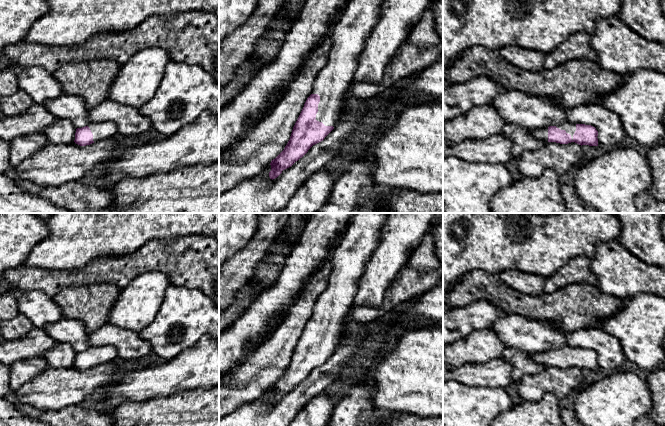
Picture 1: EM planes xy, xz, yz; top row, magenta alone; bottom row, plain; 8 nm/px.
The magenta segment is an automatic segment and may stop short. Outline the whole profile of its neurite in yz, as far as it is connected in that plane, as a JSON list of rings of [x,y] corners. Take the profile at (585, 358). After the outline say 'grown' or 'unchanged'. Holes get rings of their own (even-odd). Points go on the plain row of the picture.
[[[565,346],[557,350],[530,353],[534,362],[546,366],[568,368],[575,366],[579,369],[598,370],[598,355],[595,351],[585,348]]] | grown

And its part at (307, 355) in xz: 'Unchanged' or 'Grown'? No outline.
Grown

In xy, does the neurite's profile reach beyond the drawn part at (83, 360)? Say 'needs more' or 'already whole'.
needs more

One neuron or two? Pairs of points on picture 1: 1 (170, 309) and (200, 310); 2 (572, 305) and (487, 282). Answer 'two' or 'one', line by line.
1: one
2: one

